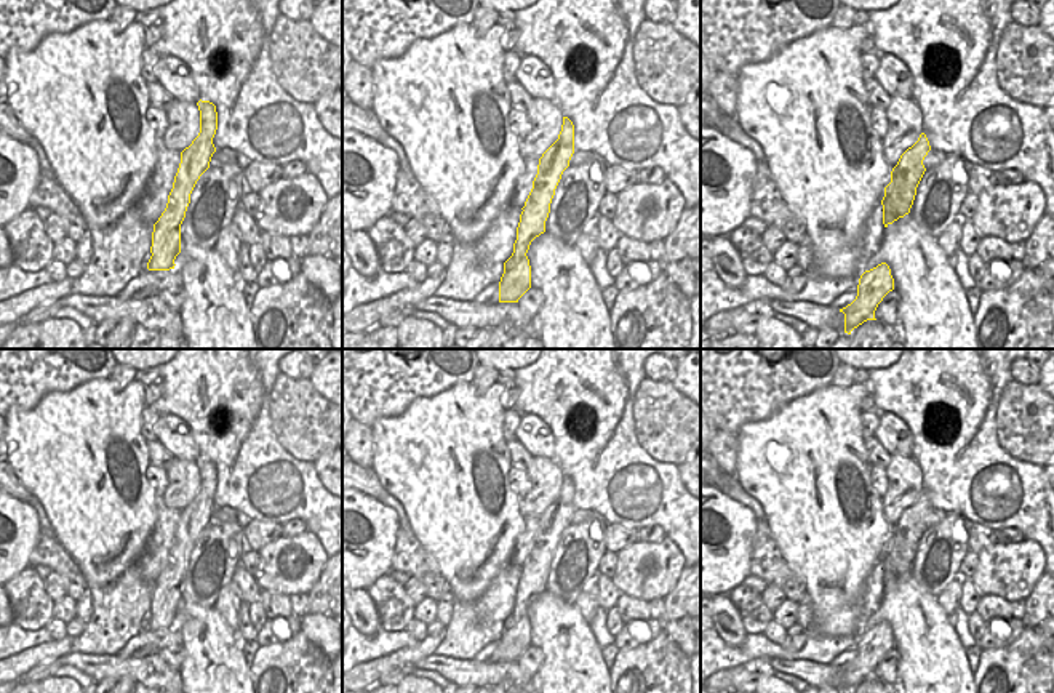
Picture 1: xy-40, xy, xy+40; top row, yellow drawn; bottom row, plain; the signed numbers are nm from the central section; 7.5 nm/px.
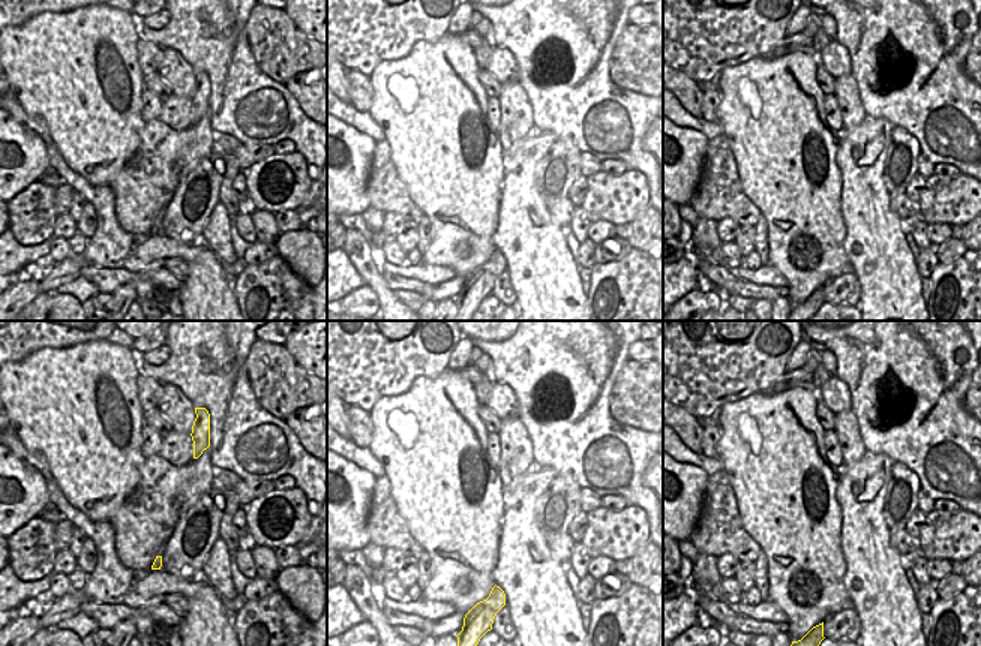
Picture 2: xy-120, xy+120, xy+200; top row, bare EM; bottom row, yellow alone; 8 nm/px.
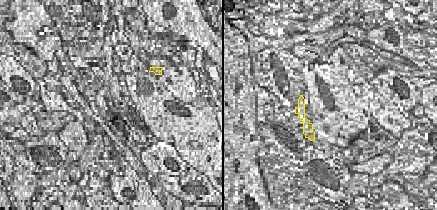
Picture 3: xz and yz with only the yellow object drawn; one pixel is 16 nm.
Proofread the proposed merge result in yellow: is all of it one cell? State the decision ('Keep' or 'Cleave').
Keep

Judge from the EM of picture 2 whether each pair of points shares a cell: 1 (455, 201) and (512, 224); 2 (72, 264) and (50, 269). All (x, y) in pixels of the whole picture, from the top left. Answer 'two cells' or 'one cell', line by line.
1: two cells
2: one cell

